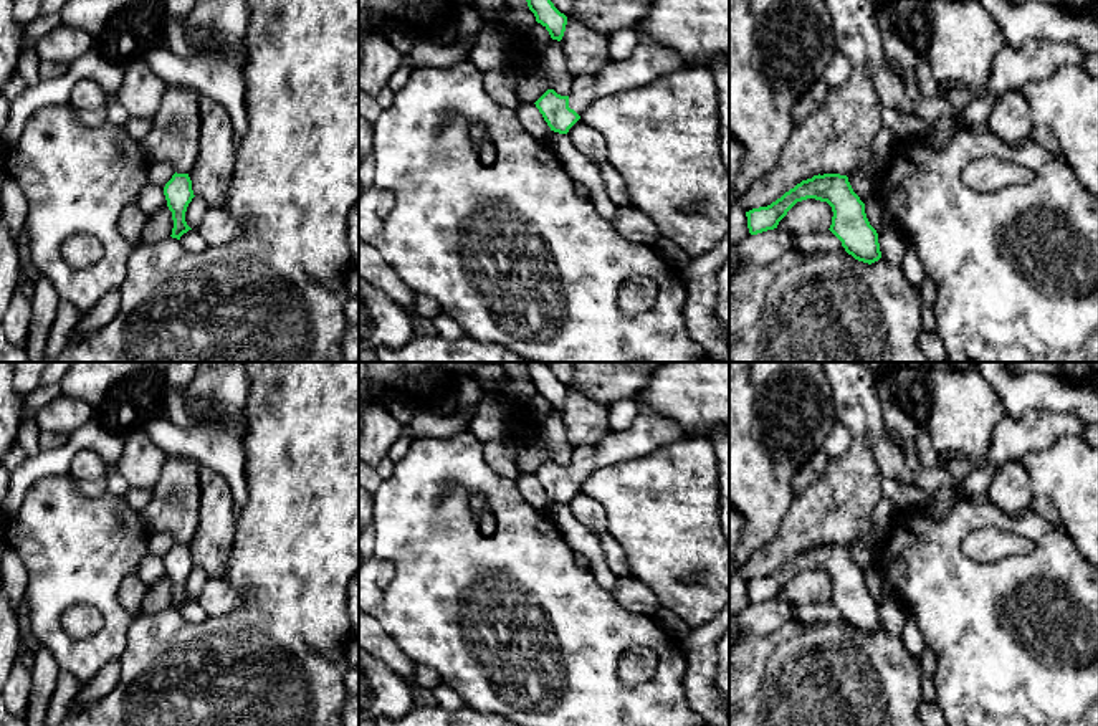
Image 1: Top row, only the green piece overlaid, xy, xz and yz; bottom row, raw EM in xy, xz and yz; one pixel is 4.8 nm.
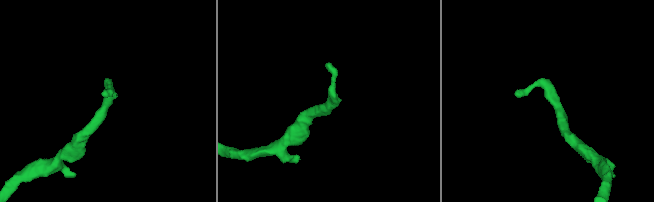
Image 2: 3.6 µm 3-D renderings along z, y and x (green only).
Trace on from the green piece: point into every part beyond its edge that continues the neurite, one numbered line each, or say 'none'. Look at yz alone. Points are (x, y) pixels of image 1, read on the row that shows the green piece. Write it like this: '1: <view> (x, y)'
none

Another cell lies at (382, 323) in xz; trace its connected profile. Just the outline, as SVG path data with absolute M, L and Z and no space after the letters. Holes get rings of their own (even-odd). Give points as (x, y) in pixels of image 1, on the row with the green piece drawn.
M359 276L359 352L399 349L413 337L412 316Z

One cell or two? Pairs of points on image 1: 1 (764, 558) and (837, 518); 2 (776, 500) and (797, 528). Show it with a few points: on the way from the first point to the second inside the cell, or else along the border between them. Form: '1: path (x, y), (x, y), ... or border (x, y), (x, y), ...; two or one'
1: path (782, 548), (807, 523), (819, 518); one
2: border (796, 495), (779, 531), (763, 544); two

